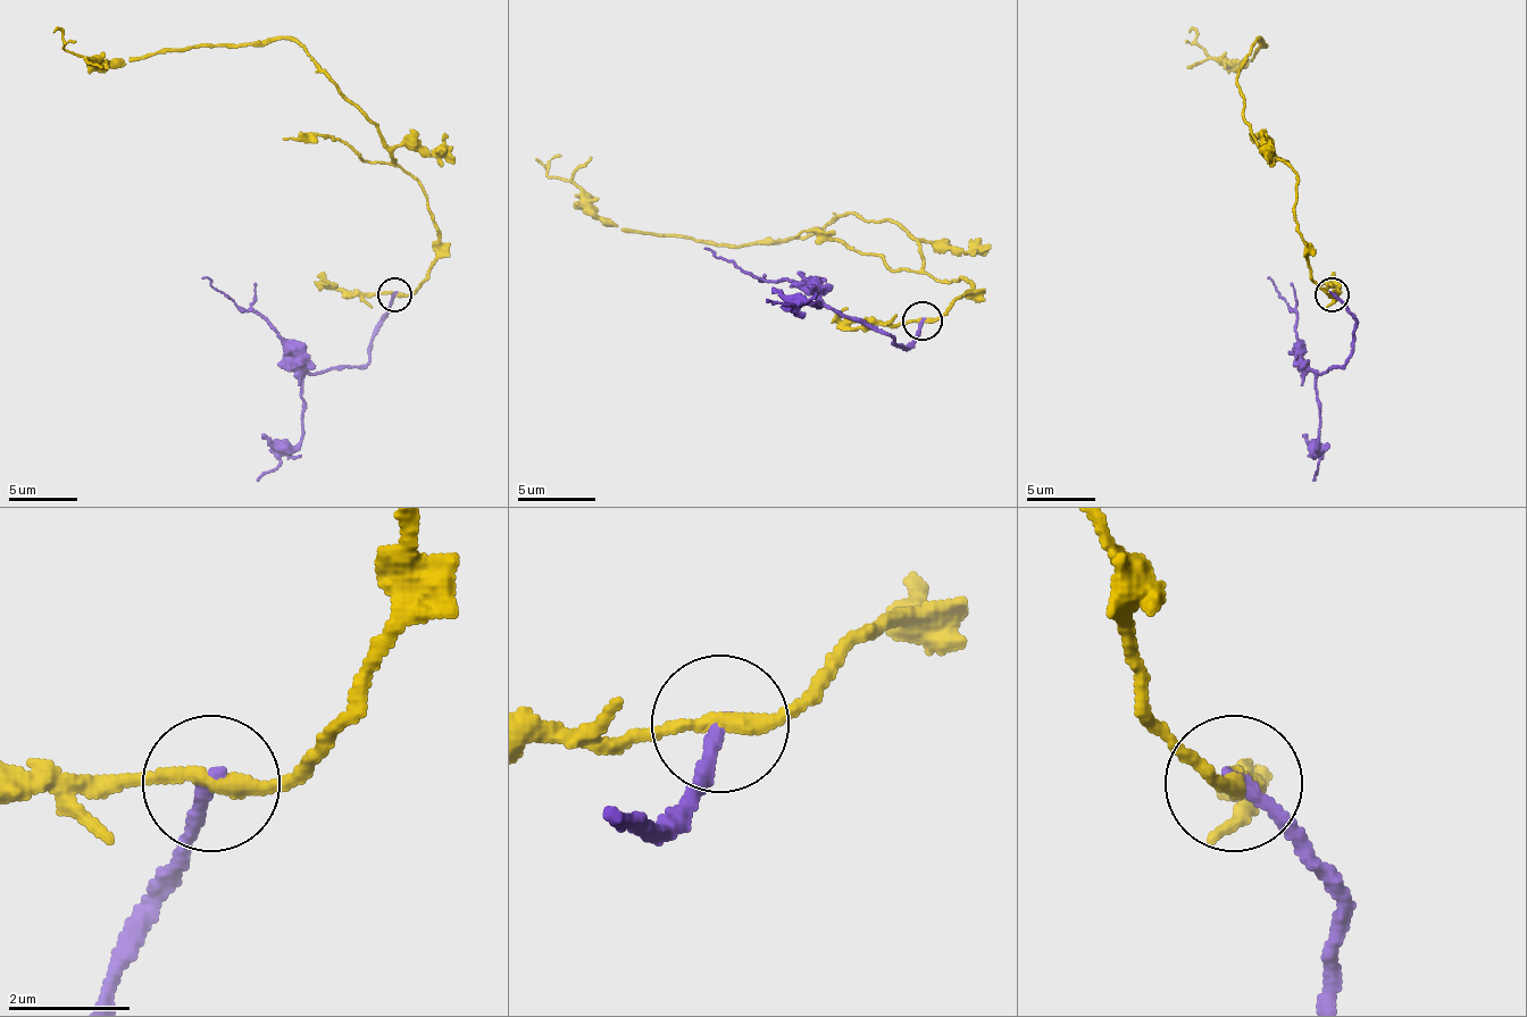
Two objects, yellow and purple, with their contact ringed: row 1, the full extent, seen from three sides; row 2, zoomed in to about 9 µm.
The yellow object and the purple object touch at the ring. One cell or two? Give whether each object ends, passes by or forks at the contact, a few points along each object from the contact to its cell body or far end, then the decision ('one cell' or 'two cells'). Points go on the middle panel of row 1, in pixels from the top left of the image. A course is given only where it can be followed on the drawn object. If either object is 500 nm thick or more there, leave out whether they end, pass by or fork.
yellow passes by; purple ends there; yellow runs (923, 319), (969, 284), (935, 281), (895, 222), (837, 214), (806, 238), (704, 246), (611, 225), (536, 159); purple runs (923, 319), (903, 347), (887, 335), (825, 308), (794, 281), (751, 276), (704, 249); two cells

